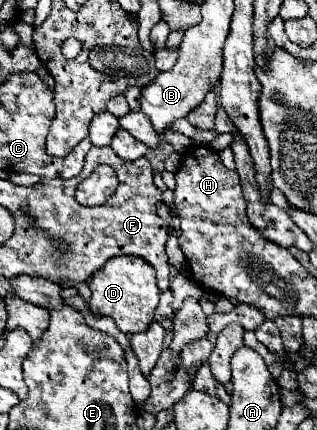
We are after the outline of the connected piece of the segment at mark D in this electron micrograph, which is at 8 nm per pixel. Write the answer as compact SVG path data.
M120 255L106 261L106 265L90 277L88 285L92 289L92 299L88 301L88 307L92 311L112 317L120 331L138 333L152 323L160 291L156 285L156 269L142 257Z

